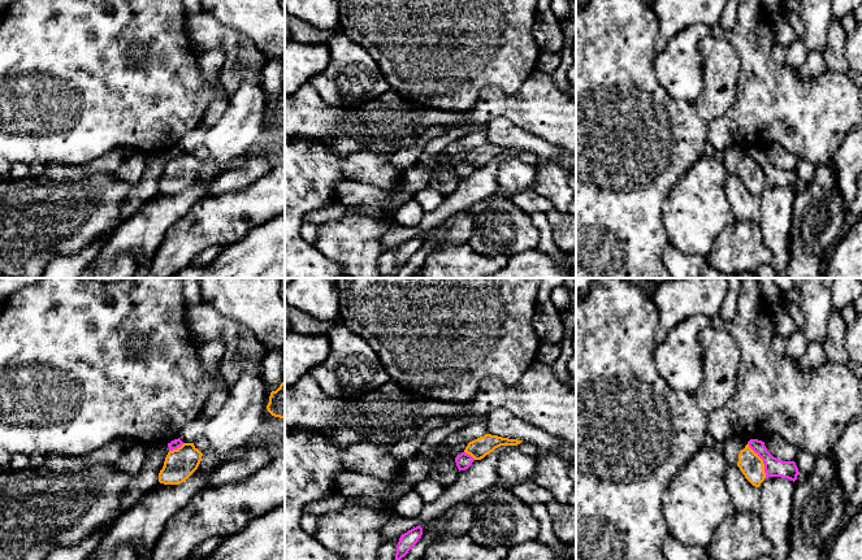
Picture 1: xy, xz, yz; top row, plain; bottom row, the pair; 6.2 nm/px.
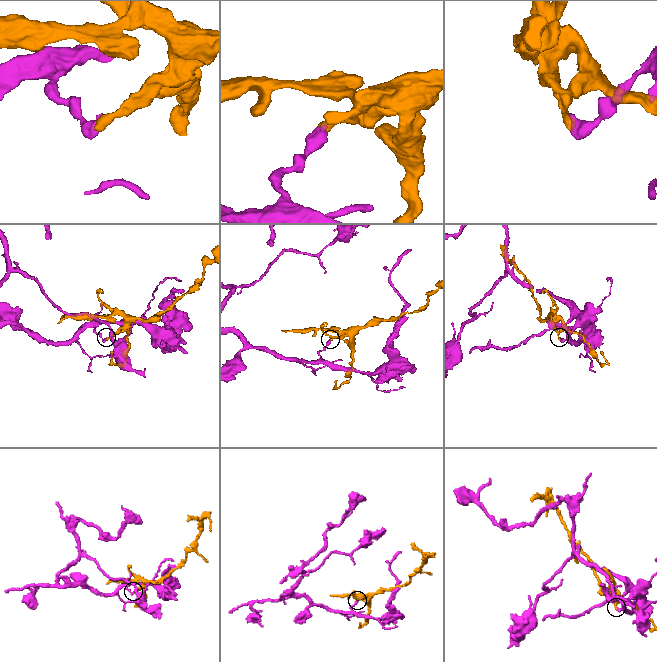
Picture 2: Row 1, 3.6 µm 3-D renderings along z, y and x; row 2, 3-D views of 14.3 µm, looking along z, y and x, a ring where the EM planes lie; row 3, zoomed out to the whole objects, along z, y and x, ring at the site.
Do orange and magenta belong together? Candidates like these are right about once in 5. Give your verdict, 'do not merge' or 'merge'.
do not merge

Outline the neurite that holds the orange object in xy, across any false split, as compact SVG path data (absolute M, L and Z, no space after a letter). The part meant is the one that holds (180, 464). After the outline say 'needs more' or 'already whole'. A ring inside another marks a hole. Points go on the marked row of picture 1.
M183 443L177 450L169 451L159 473L159 482L164 485L185 482L198 469L202 456L194 443Z | already whole

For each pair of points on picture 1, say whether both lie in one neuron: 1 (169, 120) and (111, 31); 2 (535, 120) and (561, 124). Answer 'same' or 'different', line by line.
1: same
2: same

